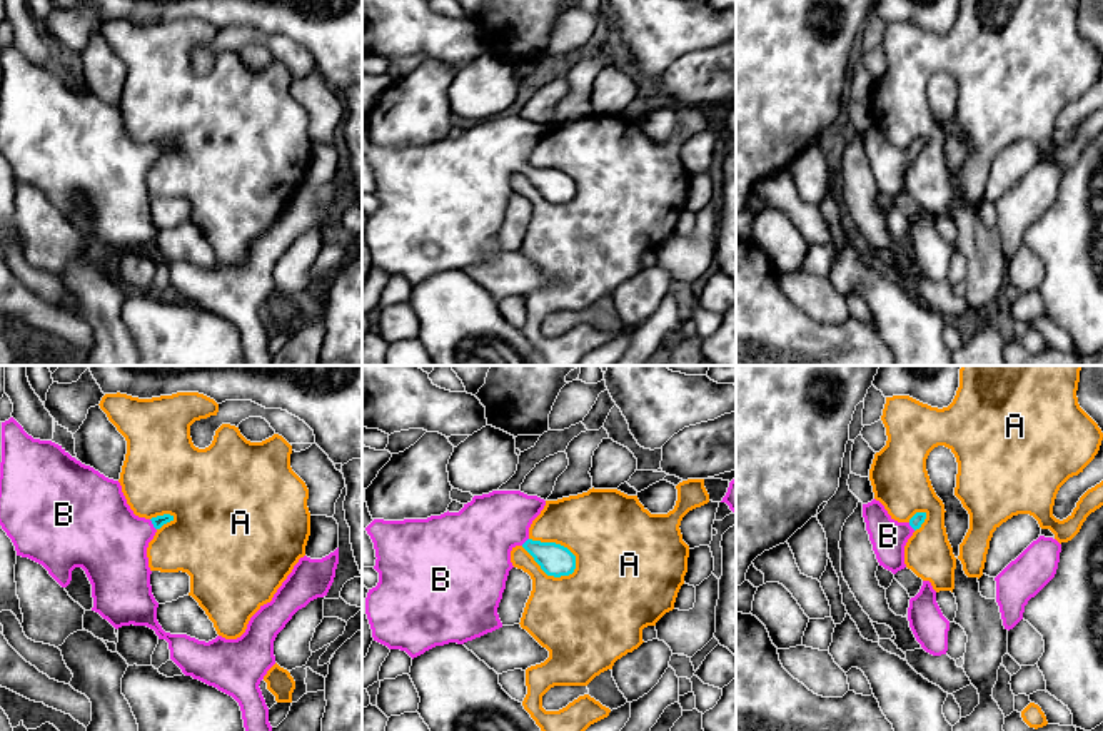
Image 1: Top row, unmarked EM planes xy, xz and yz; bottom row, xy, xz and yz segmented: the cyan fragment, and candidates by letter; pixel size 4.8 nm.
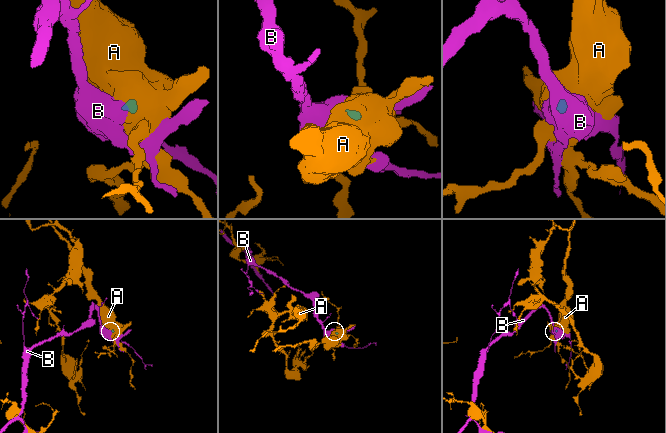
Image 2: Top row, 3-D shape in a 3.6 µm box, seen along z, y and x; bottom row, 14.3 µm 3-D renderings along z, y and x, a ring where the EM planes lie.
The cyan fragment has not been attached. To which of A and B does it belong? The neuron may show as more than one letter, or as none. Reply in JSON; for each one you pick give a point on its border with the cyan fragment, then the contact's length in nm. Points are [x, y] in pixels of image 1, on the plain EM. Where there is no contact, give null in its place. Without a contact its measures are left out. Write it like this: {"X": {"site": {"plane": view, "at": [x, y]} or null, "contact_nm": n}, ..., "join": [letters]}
{"B": {"site": {"plane": "xy", "at": [152, 149]}, "contact_nm": 70}, "join": ["B"]}

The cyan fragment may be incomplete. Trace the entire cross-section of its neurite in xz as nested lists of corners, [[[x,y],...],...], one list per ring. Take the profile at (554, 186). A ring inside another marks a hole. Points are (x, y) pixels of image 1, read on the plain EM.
[[[521,117],[474,122],[459,139],[427,145],[374,145],[367,154],[375,175],[379,209],[369,215],[365,240],[374,267],[405,277],[412,285],[449,269],[464,270],[502,254],[497,240],[509,197],[511,177],[522,172],[547,202],[569,202],[576,182],[556,169],[529,164],[546,127]]]

